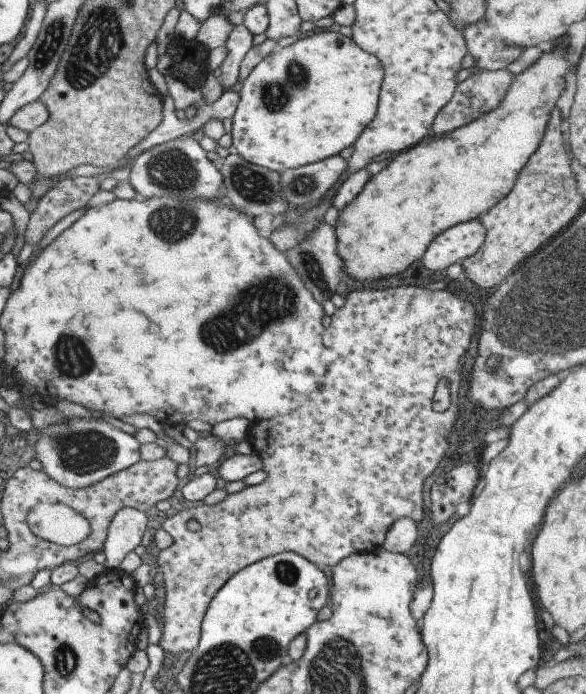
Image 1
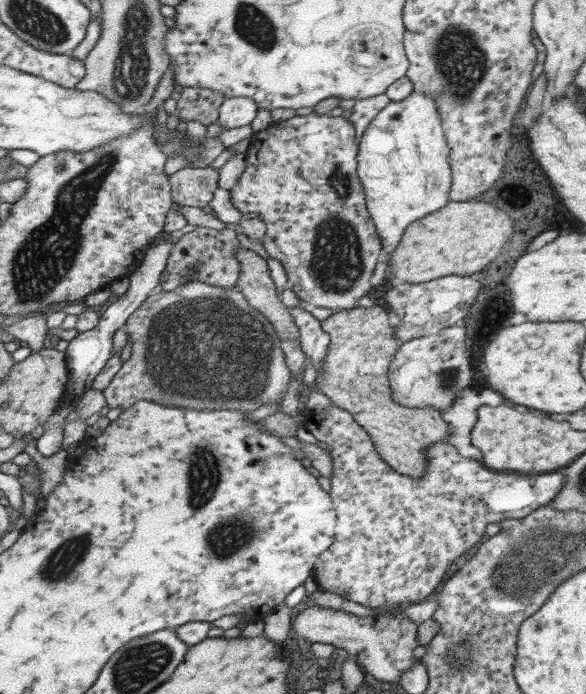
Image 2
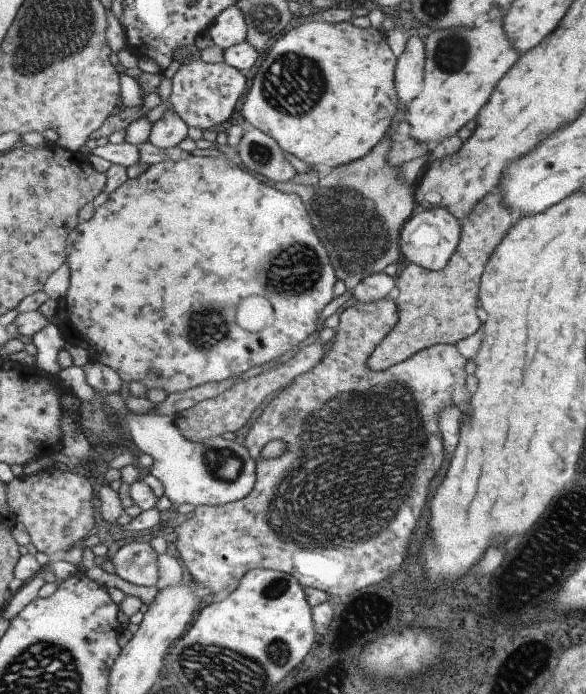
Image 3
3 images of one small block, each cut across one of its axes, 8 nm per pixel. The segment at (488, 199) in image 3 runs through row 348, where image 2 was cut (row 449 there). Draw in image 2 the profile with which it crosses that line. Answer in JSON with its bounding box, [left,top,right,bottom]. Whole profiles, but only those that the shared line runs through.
[315,306,451,480]

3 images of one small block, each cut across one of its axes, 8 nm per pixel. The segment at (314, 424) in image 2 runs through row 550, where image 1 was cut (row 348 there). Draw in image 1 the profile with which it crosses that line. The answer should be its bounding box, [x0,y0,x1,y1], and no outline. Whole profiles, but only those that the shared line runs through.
[157,286,475,654]

